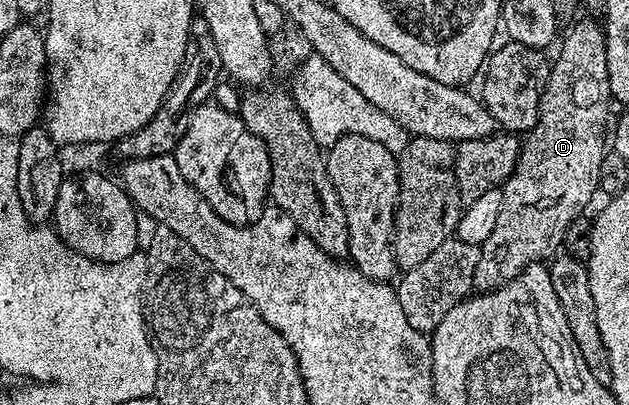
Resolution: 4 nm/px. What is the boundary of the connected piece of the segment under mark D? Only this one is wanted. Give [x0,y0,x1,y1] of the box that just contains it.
[472,19,613,292]

